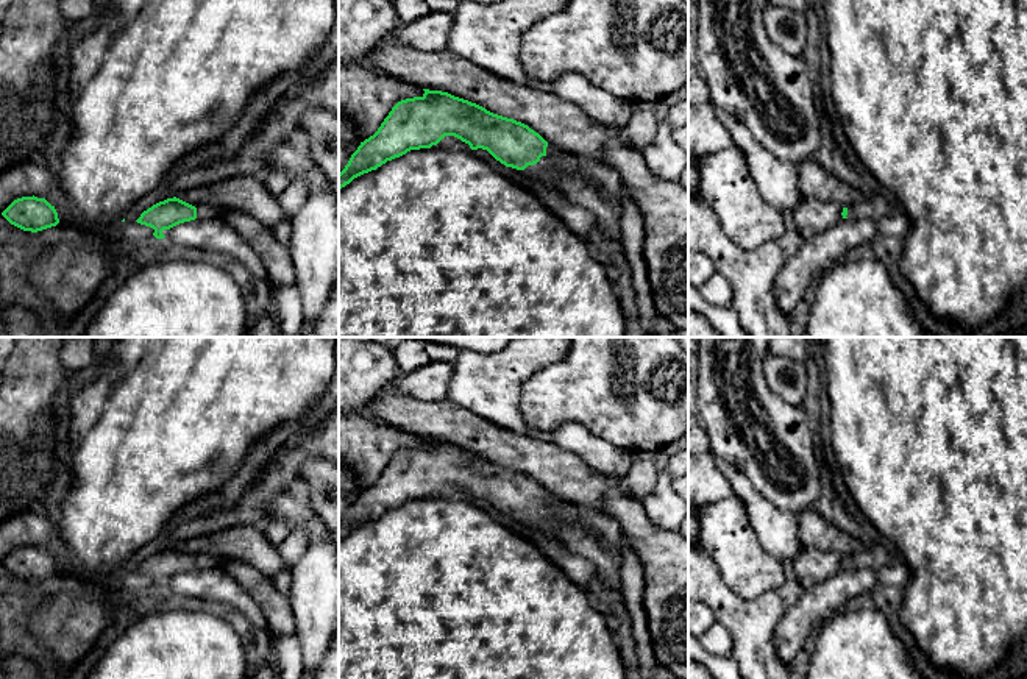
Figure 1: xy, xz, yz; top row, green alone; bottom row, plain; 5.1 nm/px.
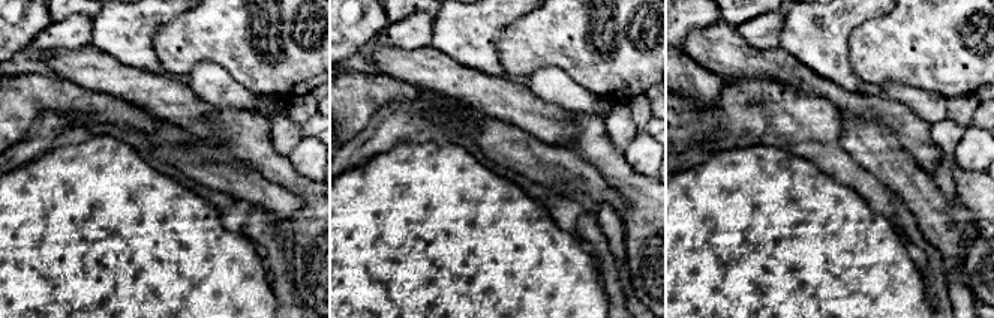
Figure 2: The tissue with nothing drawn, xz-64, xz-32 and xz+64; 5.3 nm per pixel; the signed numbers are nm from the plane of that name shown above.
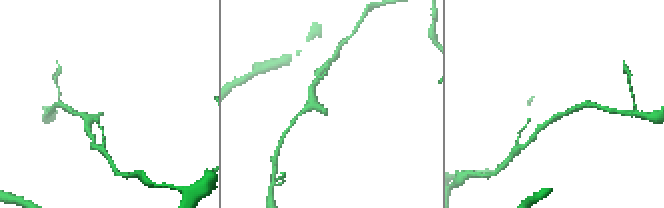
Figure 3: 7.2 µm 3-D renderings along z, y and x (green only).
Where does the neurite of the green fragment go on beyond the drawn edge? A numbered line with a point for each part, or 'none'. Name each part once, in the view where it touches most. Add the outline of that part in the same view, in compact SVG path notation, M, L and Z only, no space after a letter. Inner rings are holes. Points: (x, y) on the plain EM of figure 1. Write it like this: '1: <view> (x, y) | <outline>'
1: xz (603, 525) | M553 493L546 496L546 507L557 512L563 518L577 518L588 529L595 531L612 549L623 554L623 537L620 524L609 515L595 509L577 506L571 501L562 501Z

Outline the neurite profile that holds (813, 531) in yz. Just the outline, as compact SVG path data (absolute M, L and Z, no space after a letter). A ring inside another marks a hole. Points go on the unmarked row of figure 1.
M815 507L798 515L798 539L804 548L833 551L843 557L865 554L868 548L827 521Z

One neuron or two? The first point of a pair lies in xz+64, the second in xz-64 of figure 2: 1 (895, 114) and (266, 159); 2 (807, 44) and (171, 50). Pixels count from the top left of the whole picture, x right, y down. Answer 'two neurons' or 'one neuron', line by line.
1: two neurons
2: two neurons

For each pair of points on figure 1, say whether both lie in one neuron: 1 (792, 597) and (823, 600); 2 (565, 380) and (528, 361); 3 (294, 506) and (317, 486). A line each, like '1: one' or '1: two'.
1: two
2: two
3: two

